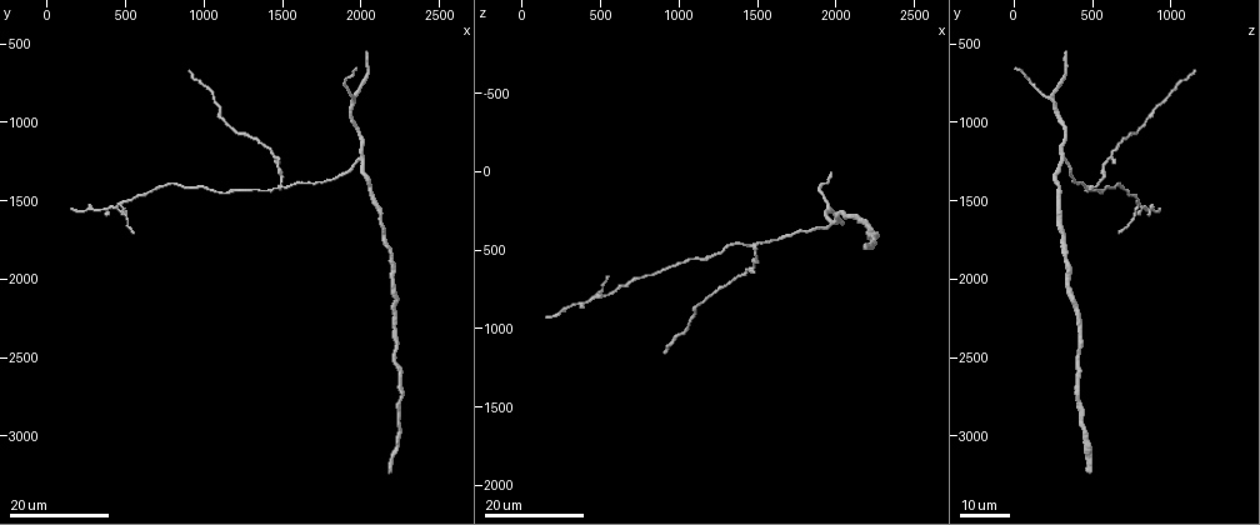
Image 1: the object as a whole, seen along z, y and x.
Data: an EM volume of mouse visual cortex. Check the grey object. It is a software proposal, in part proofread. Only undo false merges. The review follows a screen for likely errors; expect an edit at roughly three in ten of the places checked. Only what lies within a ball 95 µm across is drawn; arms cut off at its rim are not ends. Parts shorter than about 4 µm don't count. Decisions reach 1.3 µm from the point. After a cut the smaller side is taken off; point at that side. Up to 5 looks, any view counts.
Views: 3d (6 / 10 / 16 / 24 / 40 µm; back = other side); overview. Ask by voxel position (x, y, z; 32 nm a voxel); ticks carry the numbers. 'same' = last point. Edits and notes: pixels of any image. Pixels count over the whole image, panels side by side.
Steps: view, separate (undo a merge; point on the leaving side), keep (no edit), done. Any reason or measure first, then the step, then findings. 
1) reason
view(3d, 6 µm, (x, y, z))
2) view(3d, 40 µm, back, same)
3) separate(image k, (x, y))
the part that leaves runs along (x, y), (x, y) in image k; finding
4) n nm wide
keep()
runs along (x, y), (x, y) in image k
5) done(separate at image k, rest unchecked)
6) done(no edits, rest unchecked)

three-way junction
view(3d, 24 µm, (1480, 1420, 480))

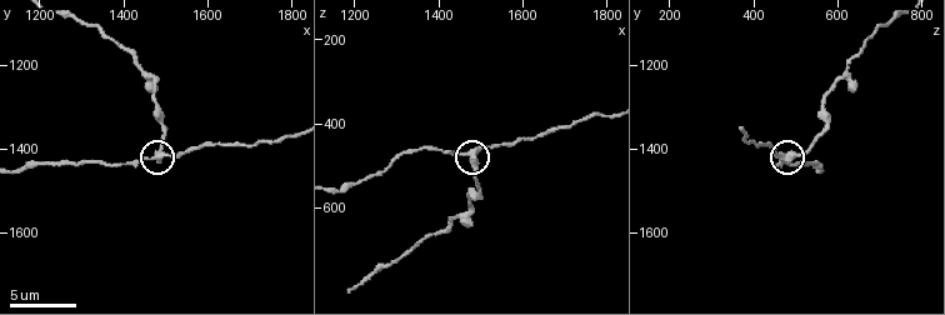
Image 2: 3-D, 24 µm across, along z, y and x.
view(3d, 6 µm, (1485, 1420, 485))

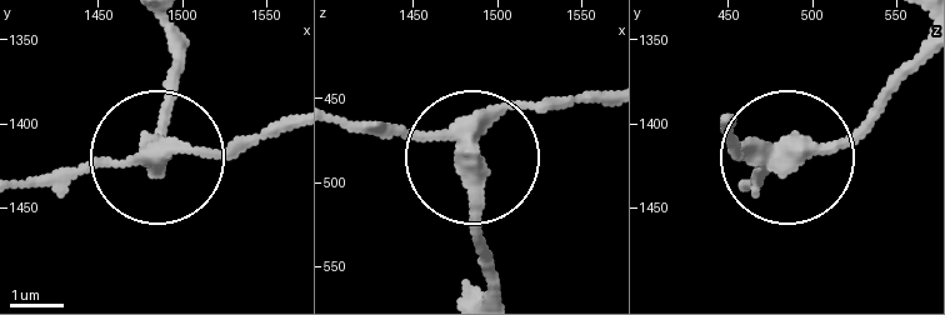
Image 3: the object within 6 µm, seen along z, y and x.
other side
view(3d, 6 µm, back, (1480, 1420, 482))

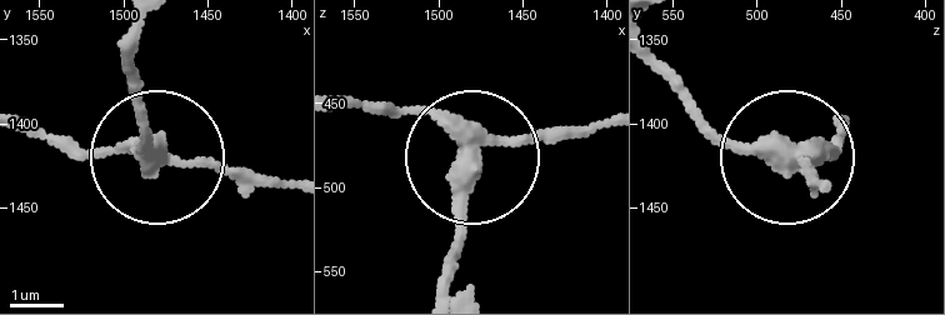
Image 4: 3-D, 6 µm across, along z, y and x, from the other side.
keep()
runs along (348, 98), (415, 111), (464, 160), (455, 276) in image 4; one neuron here

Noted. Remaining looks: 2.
three-way junction
view(3d, 24 µm, (1940, 840, 220))

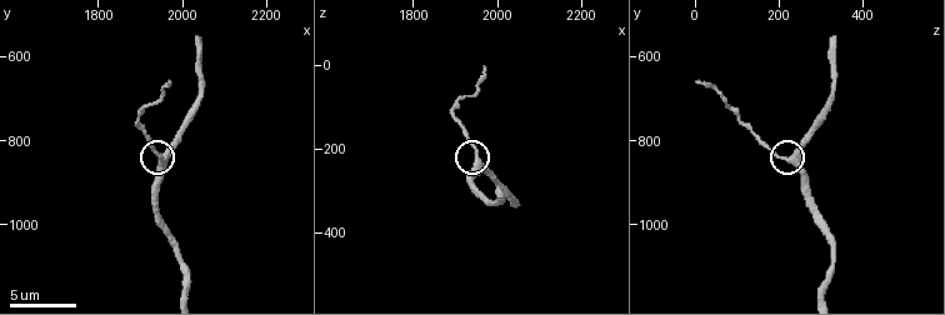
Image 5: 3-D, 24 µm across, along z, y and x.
closer look
view(3d, 10 µm, (1950, 840, 235))

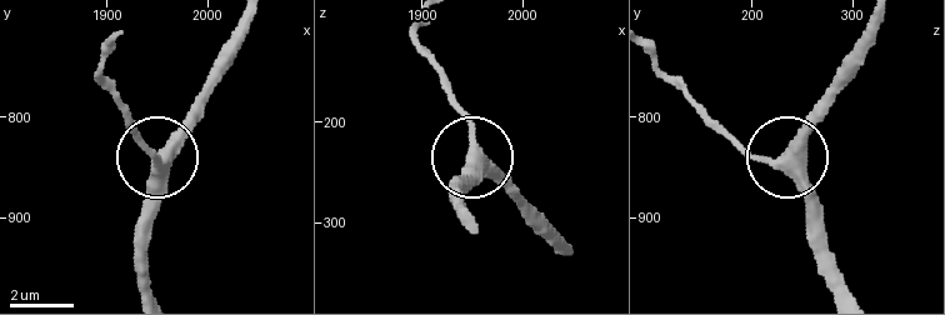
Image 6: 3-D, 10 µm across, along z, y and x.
side arm 11 µm
keep()
runs along (841, 293), (818, 195), (790, 155), (834, 101) in image 6; one neuron here

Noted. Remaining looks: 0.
done(no edits, rest unchecked)

